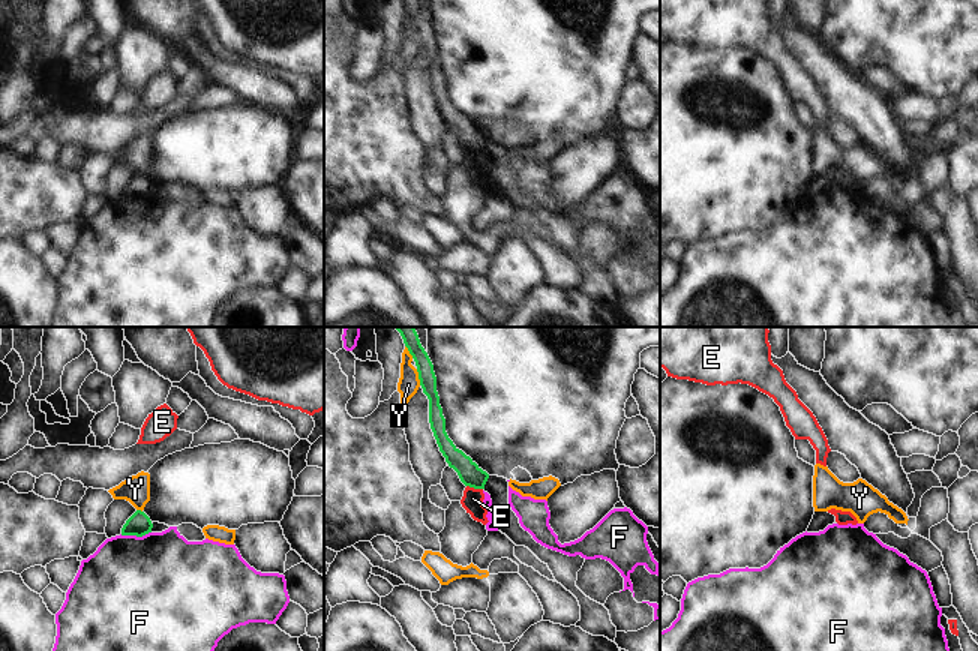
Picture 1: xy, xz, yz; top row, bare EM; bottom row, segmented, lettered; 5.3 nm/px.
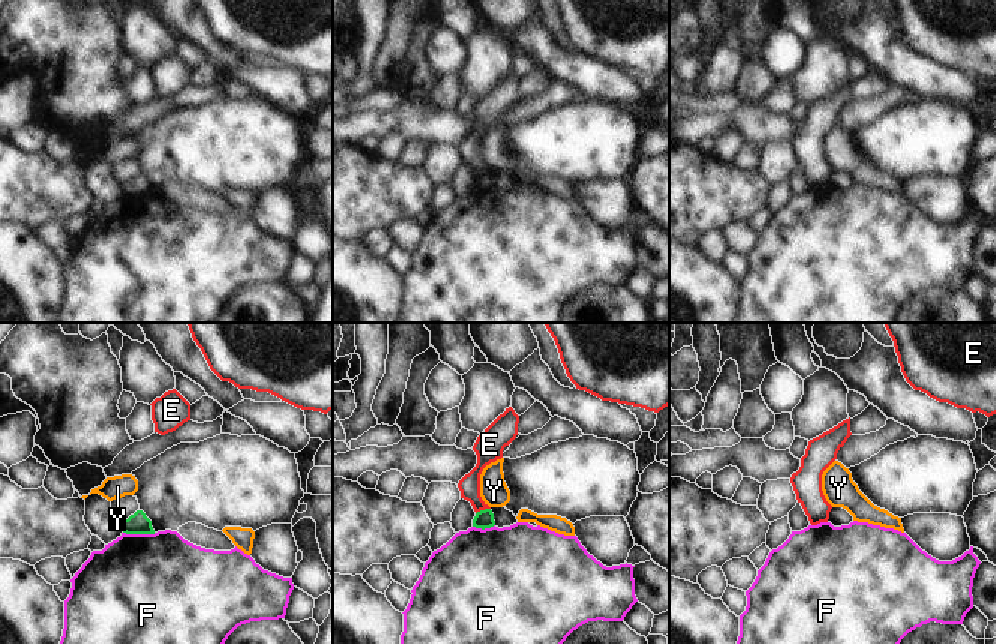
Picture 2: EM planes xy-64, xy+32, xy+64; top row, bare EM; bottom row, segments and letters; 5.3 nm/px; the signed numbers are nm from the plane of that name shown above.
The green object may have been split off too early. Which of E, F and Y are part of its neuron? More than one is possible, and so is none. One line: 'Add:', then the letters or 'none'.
Add: none

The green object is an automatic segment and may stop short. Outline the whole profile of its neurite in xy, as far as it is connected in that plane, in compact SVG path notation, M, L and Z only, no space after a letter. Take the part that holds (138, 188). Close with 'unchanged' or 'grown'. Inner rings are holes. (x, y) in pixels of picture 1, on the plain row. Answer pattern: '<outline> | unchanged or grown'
M136 174L123 189L122 200L142 201L152 196L152 192L153 192L153 188L150 182L144 176Z | unchanged

